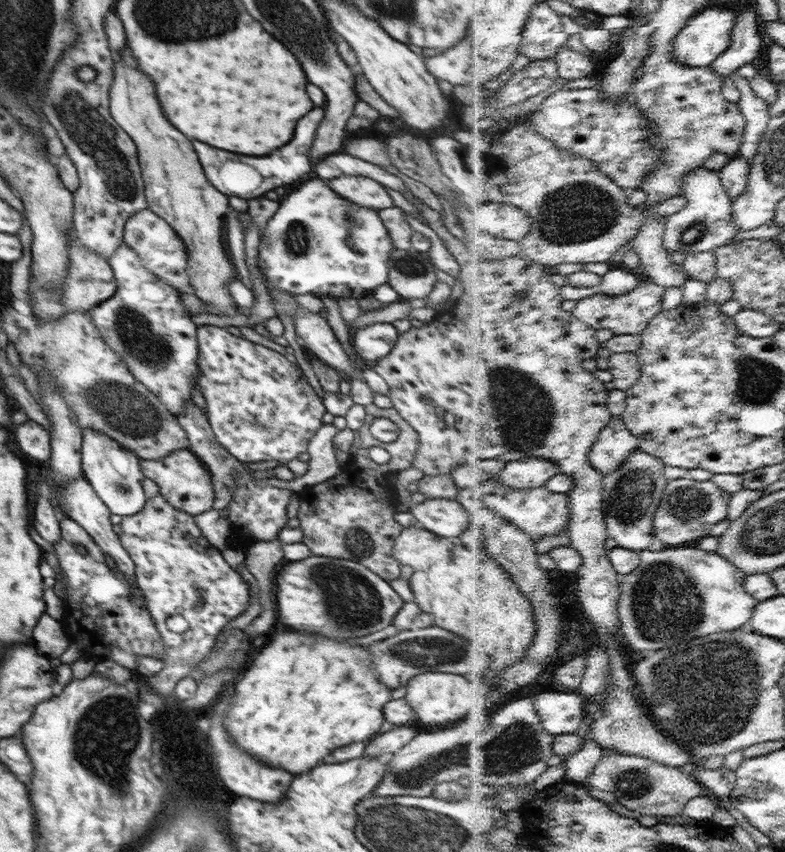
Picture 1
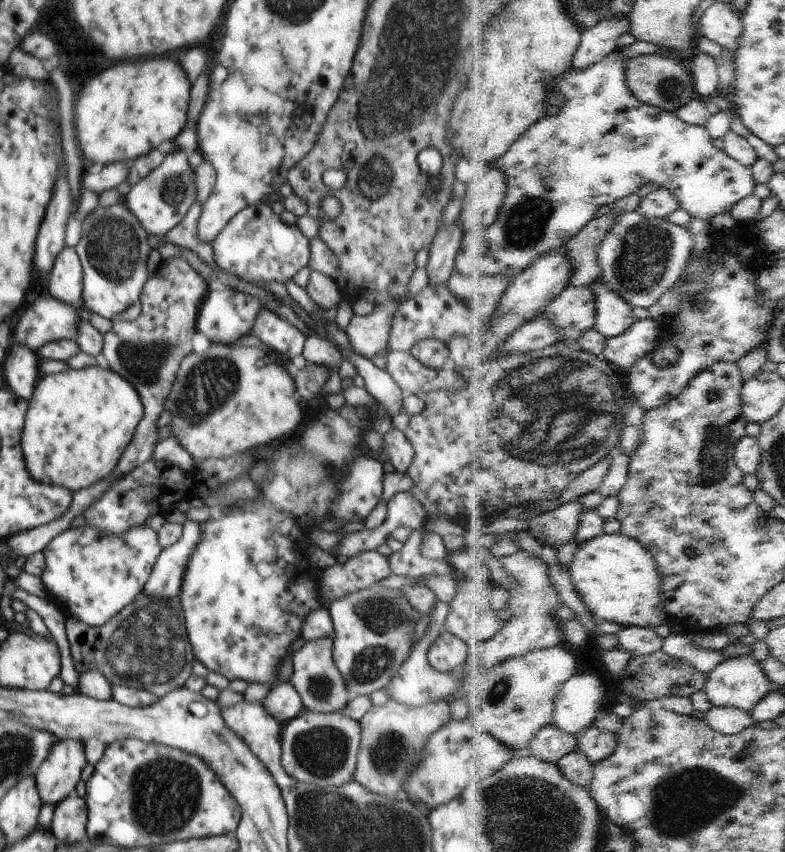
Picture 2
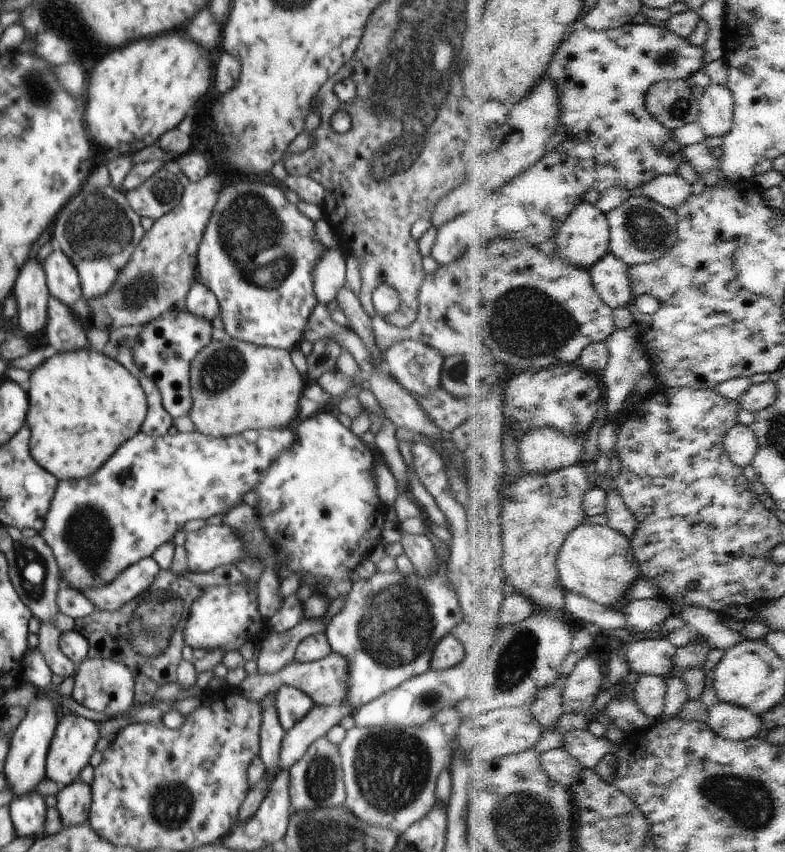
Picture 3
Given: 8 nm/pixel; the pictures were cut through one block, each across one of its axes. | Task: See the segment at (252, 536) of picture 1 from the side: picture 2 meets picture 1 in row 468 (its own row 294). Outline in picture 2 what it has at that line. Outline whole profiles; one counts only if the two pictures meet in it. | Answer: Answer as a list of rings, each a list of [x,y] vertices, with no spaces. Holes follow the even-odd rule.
[[[213,286],[199,308],[196,329],[205,334],[212,343],[238,344],[242,337],[251,334],[262,307],[262,302],[257,297],[244,294],[228,286]]]

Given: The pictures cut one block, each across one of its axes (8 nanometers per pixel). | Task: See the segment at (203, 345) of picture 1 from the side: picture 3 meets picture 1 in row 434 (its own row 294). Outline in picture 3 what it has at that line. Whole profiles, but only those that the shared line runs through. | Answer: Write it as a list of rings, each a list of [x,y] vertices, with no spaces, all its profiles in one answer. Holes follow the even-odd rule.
[[[259,178],[256,182],[234,182],[224,188],[206,224],[196,254],[198,280],[216,296],[227,335],[264,347],[299,348],[305,340],[308,318],[318,304],[314,296],[314,264],[324,250],[324,244],[316,238],[316,221],[304,216],[278,186],[264,184]]]

